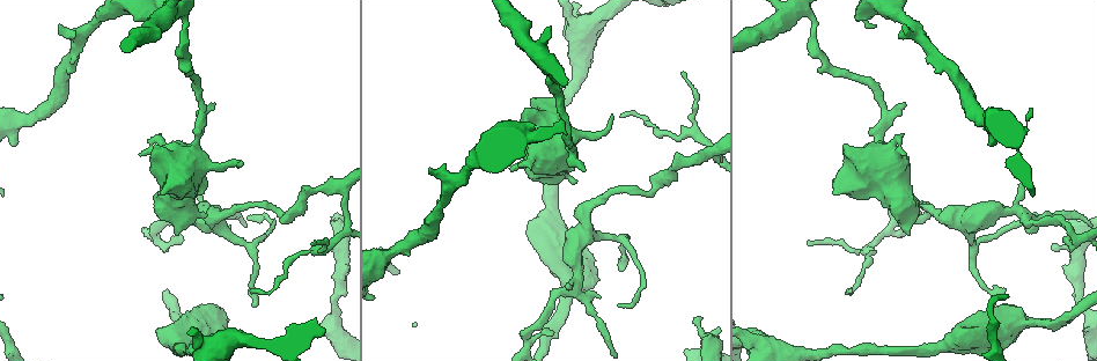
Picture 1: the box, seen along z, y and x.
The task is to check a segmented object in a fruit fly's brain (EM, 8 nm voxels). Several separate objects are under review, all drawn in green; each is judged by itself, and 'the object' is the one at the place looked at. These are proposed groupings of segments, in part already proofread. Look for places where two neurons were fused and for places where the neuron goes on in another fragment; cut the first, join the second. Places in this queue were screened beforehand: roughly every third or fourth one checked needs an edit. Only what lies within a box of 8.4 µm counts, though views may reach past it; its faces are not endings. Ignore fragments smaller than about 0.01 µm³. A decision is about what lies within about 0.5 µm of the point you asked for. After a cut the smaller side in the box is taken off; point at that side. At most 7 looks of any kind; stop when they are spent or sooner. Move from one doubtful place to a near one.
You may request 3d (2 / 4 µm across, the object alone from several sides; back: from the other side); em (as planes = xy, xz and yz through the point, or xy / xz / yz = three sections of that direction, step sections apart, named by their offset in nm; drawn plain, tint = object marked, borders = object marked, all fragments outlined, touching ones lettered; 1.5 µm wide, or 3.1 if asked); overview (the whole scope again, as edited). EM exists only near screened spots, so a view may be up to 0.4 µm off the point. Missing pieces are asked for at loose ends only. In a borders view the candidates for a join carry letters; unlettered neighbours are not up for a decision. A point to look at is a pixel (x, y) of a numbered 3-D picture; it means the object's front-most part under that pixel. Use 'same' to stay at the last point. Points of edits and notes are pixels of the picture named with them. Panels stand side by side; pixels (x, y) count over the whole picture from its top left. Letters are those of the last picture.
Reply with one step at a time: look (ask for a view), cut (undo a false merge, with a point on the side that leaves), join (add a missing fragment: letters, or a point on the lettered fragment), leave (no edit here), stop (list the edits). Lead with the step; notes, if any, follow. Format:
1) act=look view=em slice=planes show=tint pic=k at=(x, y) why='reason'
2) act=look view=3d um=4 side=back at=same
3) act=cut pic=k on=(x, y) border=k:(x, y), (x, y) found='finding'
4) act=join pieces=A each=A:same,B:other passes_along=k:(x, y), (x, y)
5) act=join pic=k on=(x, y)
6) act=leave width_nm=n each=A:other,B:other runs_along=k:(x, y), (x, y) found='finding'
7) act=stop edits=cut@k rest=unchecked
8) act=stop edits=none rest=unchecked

act=look view=em slice=planes show=borders pic=1 at=(617, 306) why='branch stops here'

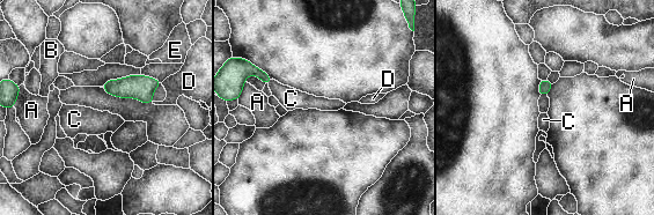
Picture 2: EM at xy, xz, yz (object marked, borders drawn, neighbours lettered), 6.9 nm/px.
act=join pieces=C longest_contact=C:50nm each=A:other,B:other,C:same,D:other,E:other found='the neuron continues'

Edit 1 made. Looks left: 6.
act=look view=overview

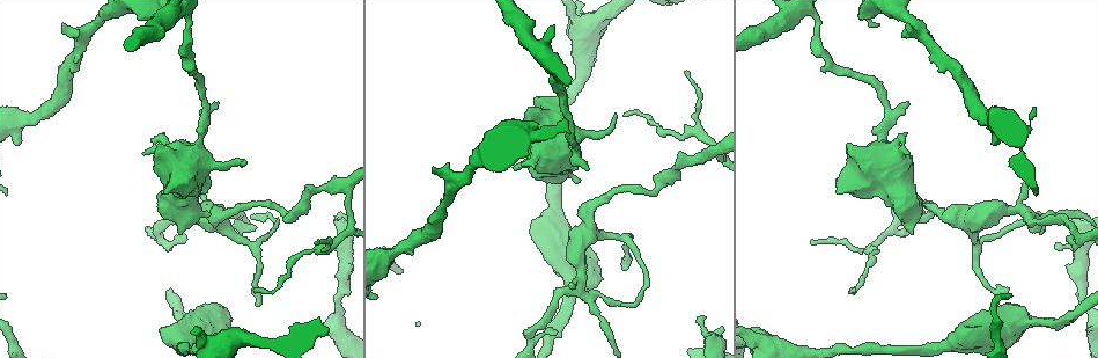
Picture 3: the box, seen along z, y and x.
act=look view=3d um=4 pic=3 at=(1058, 250) why='an open end'

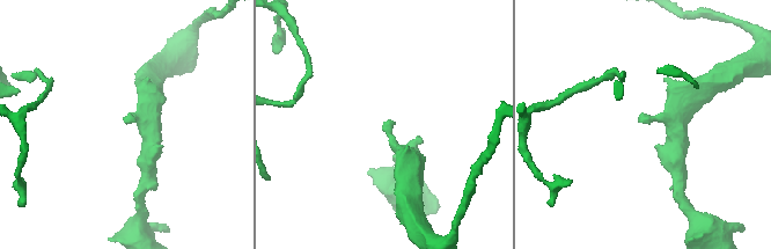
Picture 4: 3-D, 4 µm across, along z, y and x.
act=look view=em slice=yz step=4 show=borders pic=4 at=(124, 122) why='need the tissue'

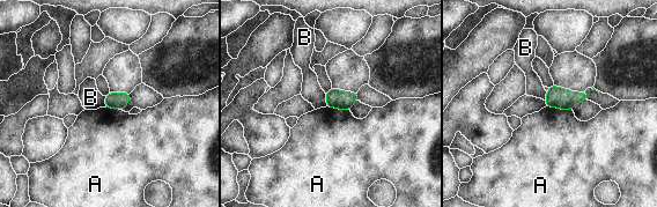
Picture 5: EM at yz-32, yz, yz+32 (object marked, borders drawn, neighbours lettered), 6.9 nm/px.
act=look view=em slice=planes show=borders at=same why='another direction'

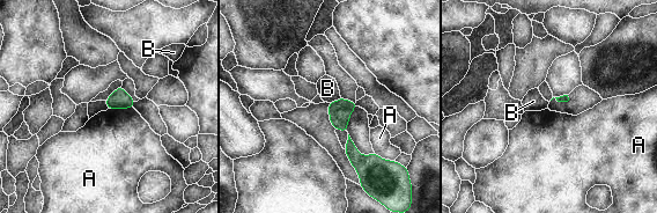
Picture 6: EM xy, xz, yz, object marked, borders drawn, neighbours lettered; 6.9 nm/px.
act=leave each=A:other,B:other border=6:(132, 107), (109, 109) found='none of them fits'

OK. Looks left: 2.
act=look view=em slice=planes show=borders pic=3 at=(514, 165) why='an open end'

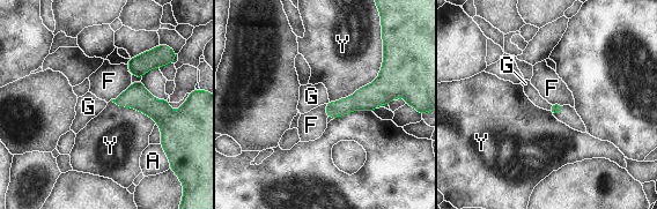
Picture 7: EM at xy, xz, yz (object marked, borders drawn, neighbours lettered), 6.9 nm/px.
act=leave each=A:other,F:other,G:other,Y:other border=7:(551, 104), (548, 110) found='none of them fits'

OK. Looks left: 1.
act=stop edits=join@2 rest=unchecked

